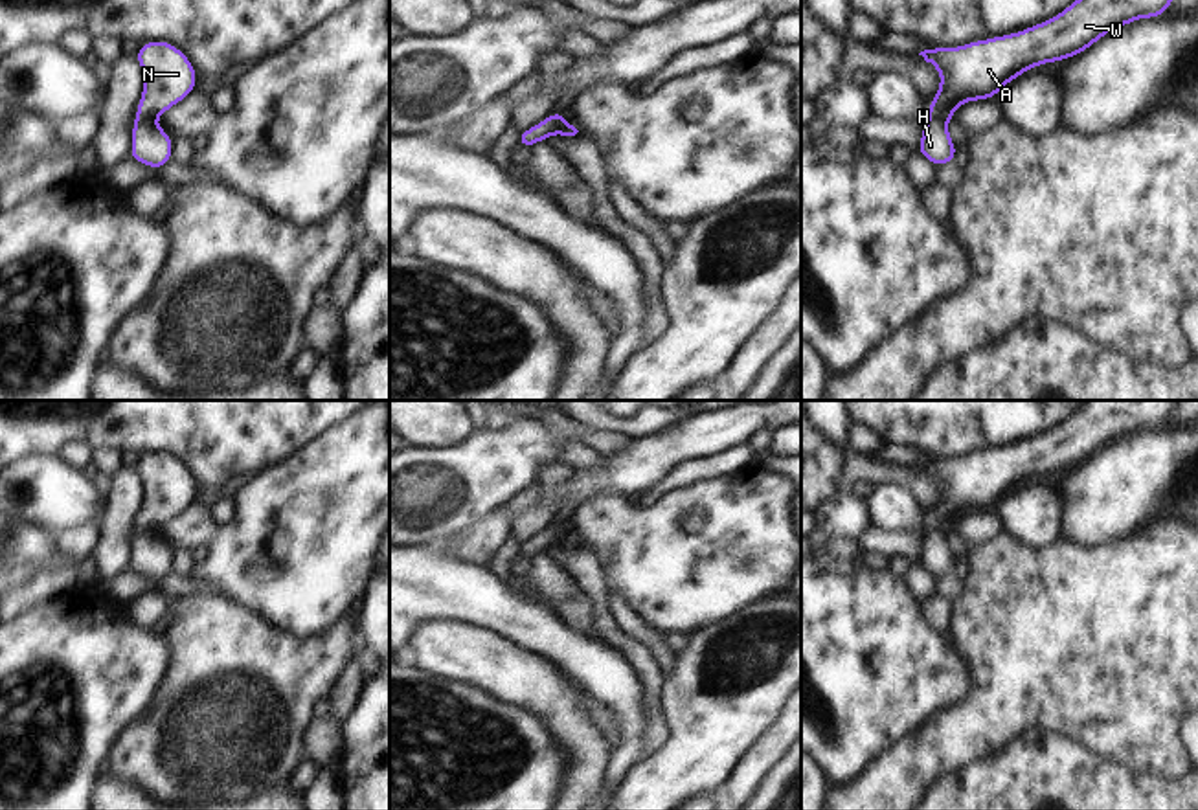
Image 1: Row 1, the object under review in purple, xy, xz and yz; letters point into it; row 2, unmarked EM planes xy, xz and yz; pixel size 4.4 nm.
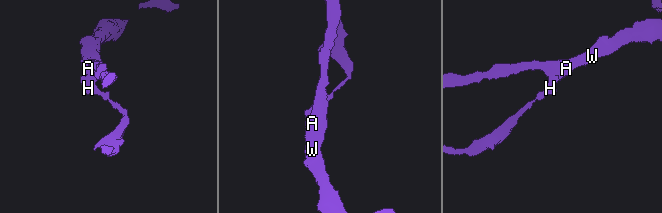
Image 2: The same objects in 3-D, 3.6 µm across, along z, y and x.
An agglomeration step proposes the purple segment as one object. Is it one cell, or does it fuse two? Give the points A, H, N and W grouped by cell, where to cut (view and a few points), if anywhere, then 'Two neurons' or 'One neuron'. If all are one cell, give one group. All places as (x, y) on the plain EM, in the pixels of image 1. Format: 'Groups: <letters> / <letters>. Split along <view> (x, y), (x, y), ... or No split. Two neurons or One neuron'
Groups: A N W / H. Split along yz (952, 524), (941, 522), (928, 533). Two neurons.

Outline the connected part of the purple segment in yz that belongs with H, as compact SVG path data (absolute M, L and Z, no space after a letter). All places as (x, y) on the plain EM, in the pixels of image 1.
M944 522L922 538L919 566L935 579L946 577L957 568L957 558L948 546L948 533L952 529L954 525Z

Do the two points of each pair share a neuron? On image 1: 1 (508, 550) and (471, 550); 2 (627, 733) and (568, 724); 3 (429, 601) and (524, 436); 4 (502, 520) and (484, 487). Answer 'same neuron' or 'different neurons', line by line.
1: different neurons
2: different neurons
3: different neurons
4: different neurons

